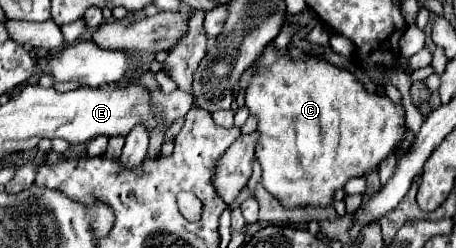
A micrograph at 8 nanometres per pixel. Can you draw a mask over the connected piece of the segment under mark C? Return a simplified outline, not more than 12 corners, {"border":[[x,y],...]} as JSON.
{"border":[[266,45],[248,83],[262,185],[332,205],[406,131],[350,71]]}

